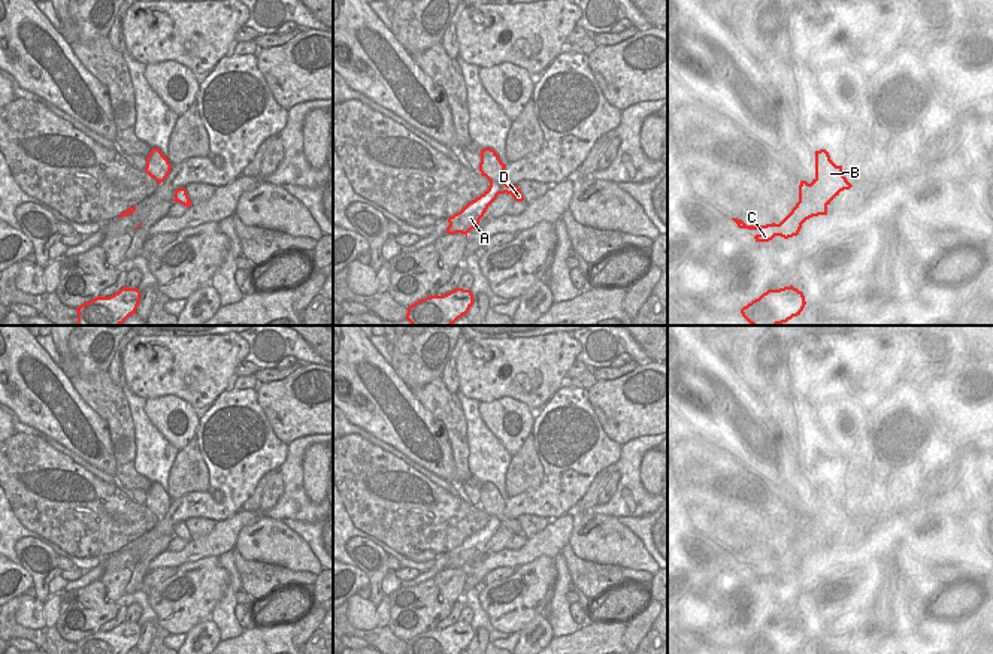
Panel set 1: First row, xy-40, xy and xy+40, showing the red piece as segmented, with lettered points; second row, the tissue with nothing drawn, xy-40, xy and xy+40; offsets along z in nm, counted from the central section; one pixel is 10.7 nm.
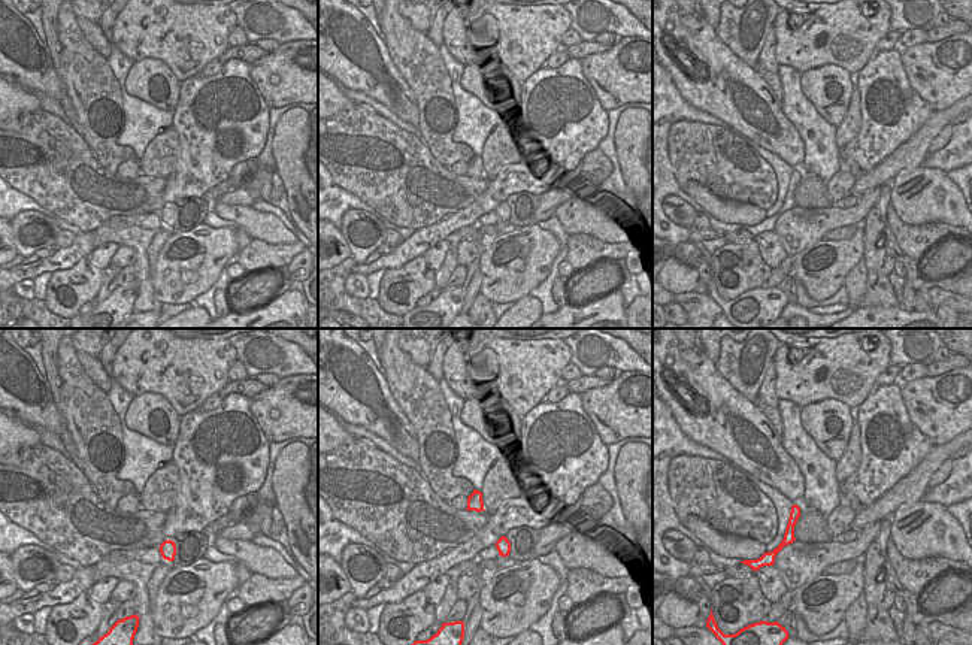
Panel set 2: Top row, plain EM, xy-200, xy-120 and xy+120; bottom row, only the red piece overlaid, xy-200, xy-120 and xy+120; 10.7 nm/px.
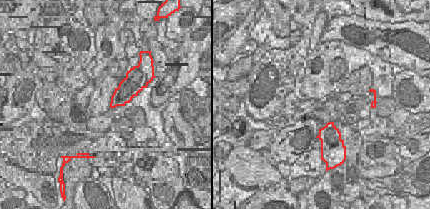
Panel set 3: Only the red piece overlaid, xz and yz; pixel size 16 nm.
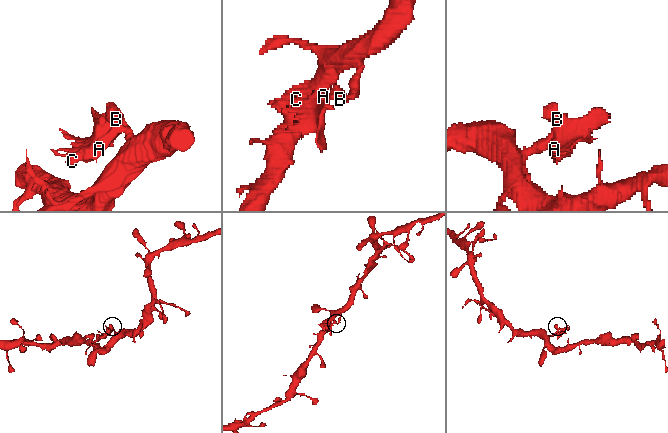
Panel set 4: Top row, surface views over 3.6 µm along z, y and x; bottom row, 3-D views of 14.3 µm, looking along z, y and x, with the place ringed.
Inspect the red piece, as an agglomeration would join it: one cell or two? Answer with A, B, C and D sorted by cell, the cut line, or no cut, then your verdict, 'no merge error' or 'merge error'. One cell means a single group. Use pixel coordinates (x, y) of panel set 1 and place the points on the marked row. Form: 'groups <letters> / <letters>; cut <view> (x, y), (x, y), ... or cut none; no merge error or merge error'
groups A B C / D; cut xy (505, 182), (503, 191); merge error

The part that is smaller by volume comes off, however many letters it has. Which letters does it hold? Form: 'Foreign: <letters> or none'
Foreign: A, B, C

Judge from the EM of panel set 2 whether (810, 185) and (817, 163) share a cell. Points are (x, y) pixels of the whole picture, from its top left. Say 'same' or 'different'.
different

